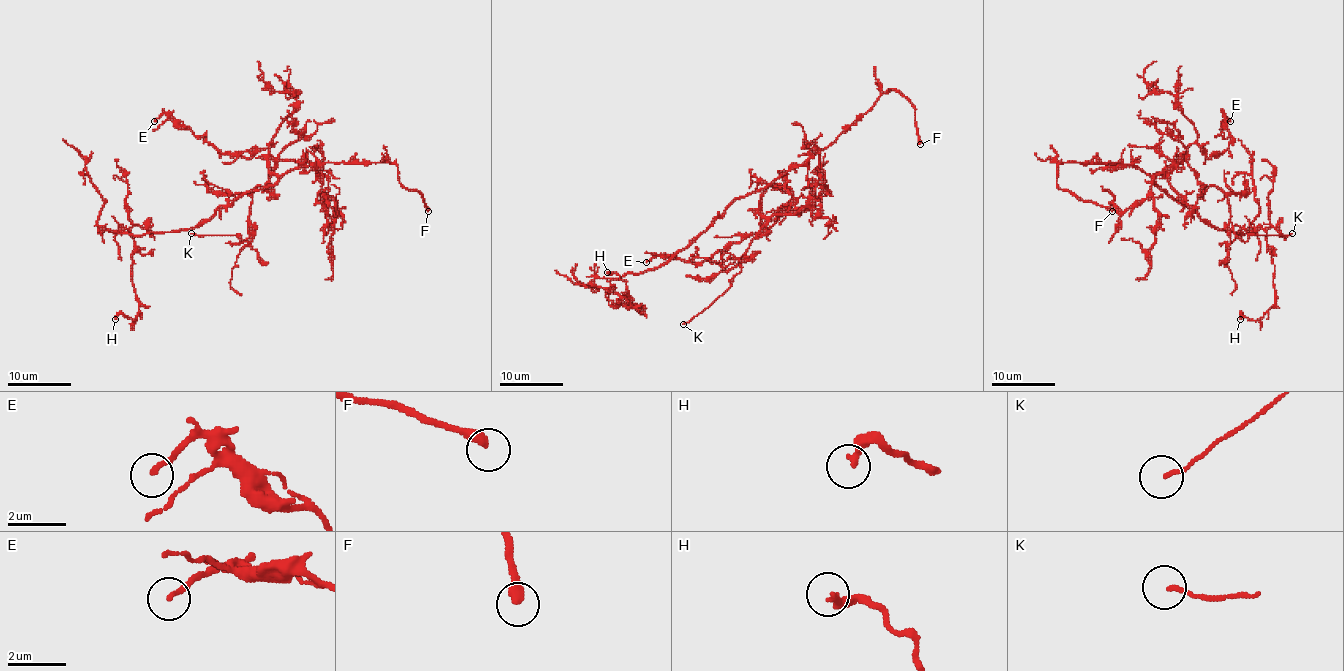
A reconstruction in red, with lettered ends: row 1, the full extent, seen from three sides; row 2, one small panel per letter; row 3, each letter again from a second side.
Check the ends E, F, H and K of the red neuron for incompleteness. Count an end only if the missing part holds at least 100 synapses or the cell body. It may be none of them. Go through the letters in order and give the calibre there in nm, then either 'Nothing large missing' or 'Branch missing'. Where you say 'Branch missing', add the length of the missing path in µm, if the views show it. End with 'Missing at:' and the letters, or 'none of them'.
E: Thickness 160 nm. Nothing large missing
F: Thickness 360 nm. Branch missing. Missing length about 35 µm
H: Thickness 240 nm. Nothing large missing
K: Thickness 120 nm. Nothing large missing
Missing at: F

